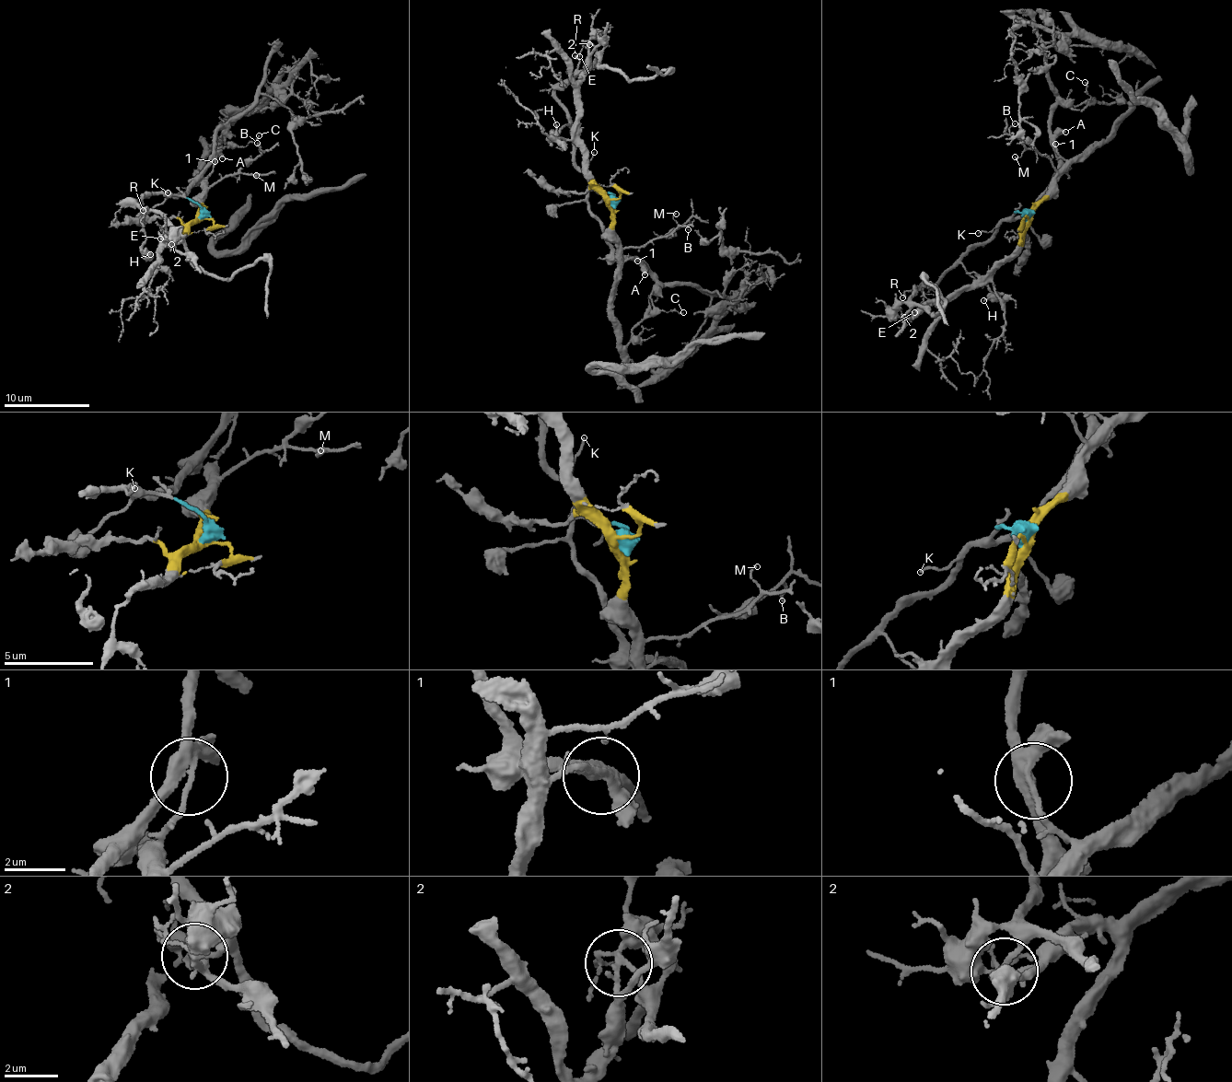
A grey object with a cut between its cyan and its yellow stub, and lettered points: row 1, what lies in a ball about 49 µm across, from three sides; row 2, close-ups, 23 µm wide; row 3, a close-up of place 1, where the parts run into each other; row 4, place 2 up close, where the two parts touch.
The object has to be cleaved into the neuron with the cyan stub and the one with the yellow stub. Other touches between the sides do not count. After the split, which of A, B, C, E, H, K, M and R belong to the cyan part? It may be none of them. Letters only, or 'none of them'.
H, K, R

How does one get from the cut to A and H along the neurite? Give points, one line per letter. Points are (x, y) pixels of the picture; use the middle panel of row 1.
A: (610, 202), (623, 261), (634, 258), (645, 267), (645, 274)
H: (610, 202), (613, 195), (596, 190), (589, 176), (575, 163), (568, 123), (550, 135), (557, 123)

